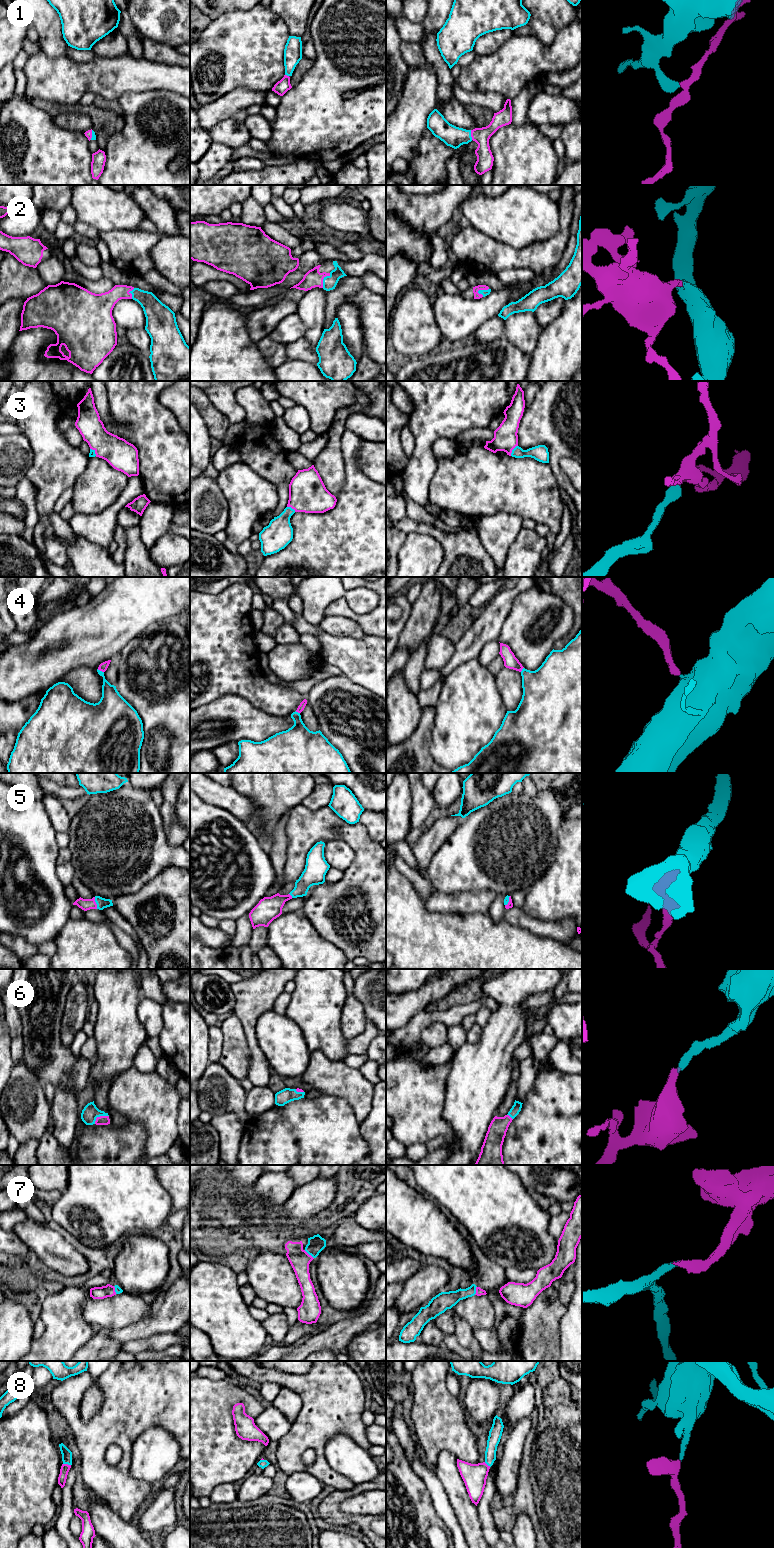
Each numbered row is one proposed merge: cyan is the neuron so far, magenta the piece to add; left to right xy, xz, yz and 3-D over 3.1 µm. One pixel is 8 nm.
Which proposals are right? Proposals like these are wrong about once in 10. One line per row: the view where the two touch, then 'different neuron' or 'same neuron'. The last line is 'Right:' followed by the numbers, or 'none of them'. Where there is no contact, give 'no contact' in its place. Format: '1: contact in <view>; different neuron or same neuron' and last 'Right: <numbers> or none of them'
1: contact in yz; same neuron
2: contact in xz; same neuron
3: contact in yz; same neuron
4: contact in xy; same neuron
5: contact in xy; same neuron
6: contact in xy; same neuron
7: contact in xz; same neuron
8: contact in xy; same neuron
Right: 1, 2, 3, 4, 5, 6, 7, 8

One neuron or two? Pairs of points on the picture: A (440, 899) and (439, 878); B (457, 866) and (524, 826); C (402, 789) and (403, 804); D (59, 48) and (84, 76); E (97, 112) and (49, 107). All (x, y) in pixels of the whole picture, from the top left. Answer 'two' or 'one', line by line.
A: two
B: one
C: one
D: two
E: one

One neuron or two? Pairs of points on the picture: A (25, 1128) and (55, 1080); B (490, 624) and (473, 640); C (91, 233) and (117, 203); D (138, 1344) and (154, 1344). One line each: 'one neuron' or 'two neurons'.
A: two neurons
B: one neuron
C: two neurons
D: one neuron

